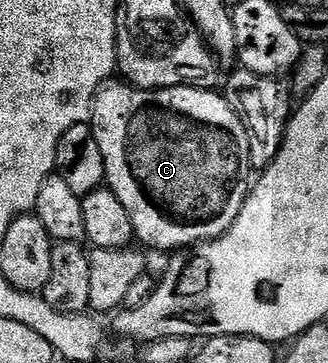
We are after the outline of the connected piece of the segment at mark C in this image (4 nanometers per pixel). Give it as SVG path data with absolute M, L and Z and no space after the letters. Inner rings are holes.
M111 81L94 96L94 113L89 124L96 133L100 153L104 153L105 186L128 209L139 244L177 253L199 243L210 243L226 234L246 204L252 186L248 133L235 104L229 103L225 94L200 87L140 91L125 81Z

